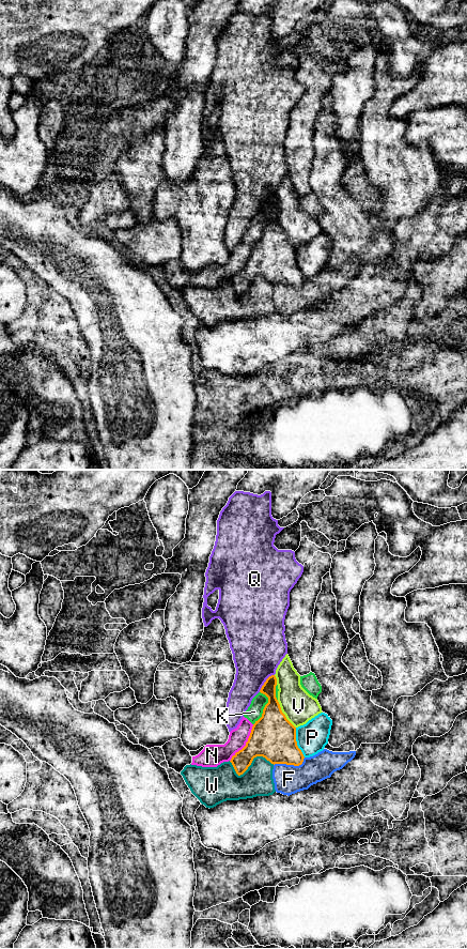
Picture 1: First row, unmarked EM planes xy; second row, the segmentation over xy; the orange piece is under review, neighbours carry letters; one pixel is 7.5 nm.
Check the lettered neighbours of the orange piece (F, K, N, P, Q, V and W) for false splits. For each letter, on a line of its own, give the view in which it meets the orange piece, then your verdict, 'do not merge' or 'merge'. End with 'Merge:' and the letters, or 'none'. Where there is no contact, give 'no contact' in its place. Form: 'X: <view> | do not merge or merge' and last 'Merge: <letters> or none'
F: xy | do not merge
K: xy | do not merge
N: xy | do not merge
P: xy | do not merge
Q: xy | do not merge
V: xy | do not merge
W: xy | do not merge
Merge: none

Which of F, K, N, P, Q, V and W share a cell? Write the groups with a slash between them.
F / K N / P V / Q / W

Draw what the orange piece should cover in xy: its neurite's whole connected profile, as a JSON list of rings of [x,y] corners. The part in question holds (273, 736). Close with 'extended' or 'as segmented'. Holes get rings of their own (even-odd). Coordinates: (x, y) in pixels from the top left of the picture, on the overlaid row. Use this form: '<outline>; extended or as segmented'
[[[275,675],[269,676],[262,686],[260,692],[268,698],[268,703],[263,709],[262,717],[253,724],[246,746],[236,752],[230,761],[238,776],[248,769],[256,756],[263,756],[274,765],[286,764],[299,766],[303,762],[305,756],[296,741],[296,728],[286,719],[281,710],[276,698],[276,686],[277,678]]]; as segmented

